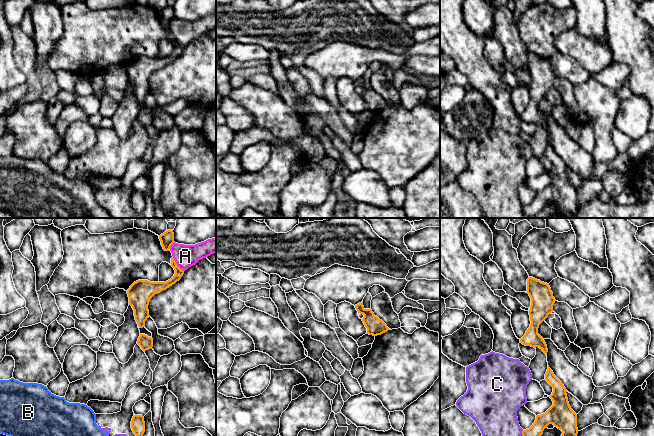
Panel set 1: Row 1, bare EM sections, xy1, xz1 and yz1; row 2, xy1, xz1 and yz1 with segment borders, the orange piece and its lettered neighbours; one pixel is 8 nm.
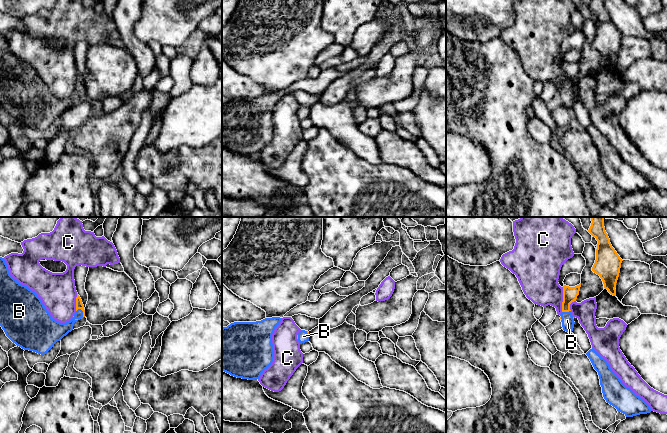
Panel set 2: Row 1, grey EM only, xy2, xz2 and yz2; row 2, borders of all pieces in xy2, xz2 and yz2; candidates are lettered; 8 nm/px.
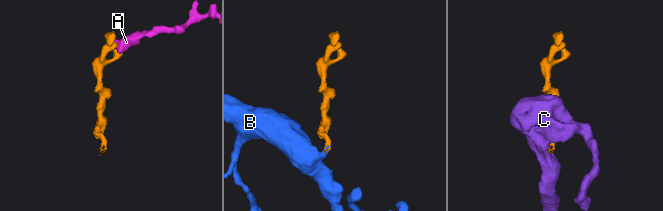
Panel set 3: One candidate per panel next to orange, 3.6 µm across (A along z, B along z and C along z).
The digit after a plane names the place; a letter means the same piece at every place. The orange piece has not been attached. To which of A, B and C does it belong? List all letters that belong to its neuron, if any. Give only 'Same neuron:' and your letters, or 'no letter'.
Same neuron: B

